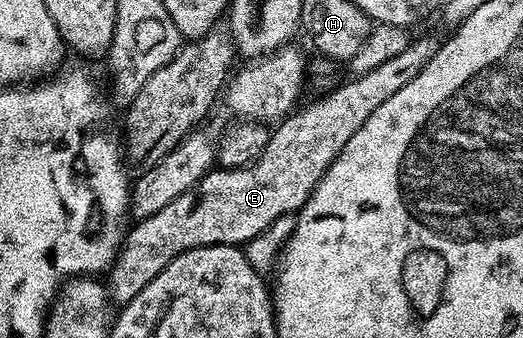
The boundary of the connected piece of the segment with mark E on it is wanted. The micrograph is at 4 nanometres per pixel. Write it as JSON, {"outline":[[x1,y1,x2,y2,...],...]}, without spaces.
{"outline":[[412,40,401,55,337,86,308,109,300,108,284,117,271,129,265,151,261,151,252,165,243,169,212,168,194,189,185,191,185,195,177,195,177,199,161,207,157,215,135,221,128,228,123,246,105,277,112,302,119,307,129,304,156,275,173,263,173,259,177,259,177,255,185,251,210,245,243,247,261,235,273,219,281,219,281,215,290,213,298,214,325,171,329,171,333,159,337,159,345,143,357,135,357,127,361,127,361,123,365,123,365,119,369,119,369,115,373,115,385,99,397,95,409,79,417,79,436,48,436,42]]}

